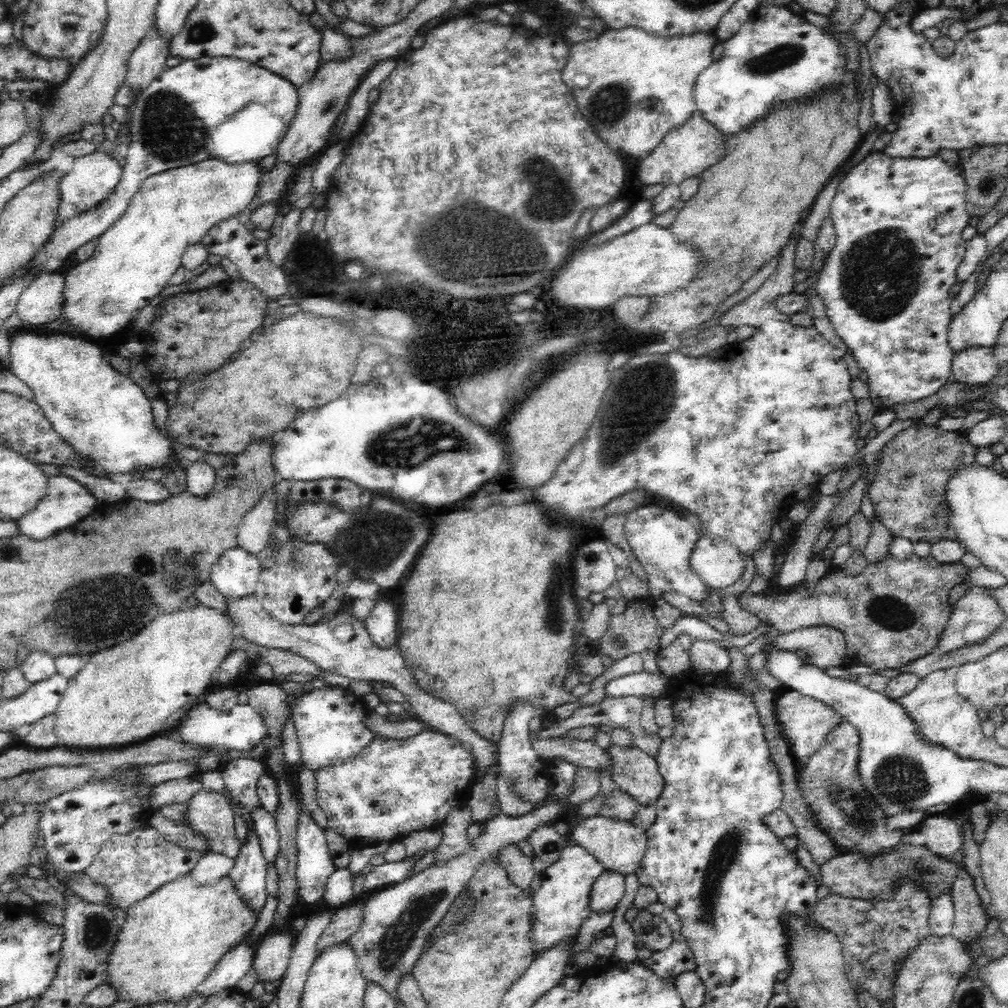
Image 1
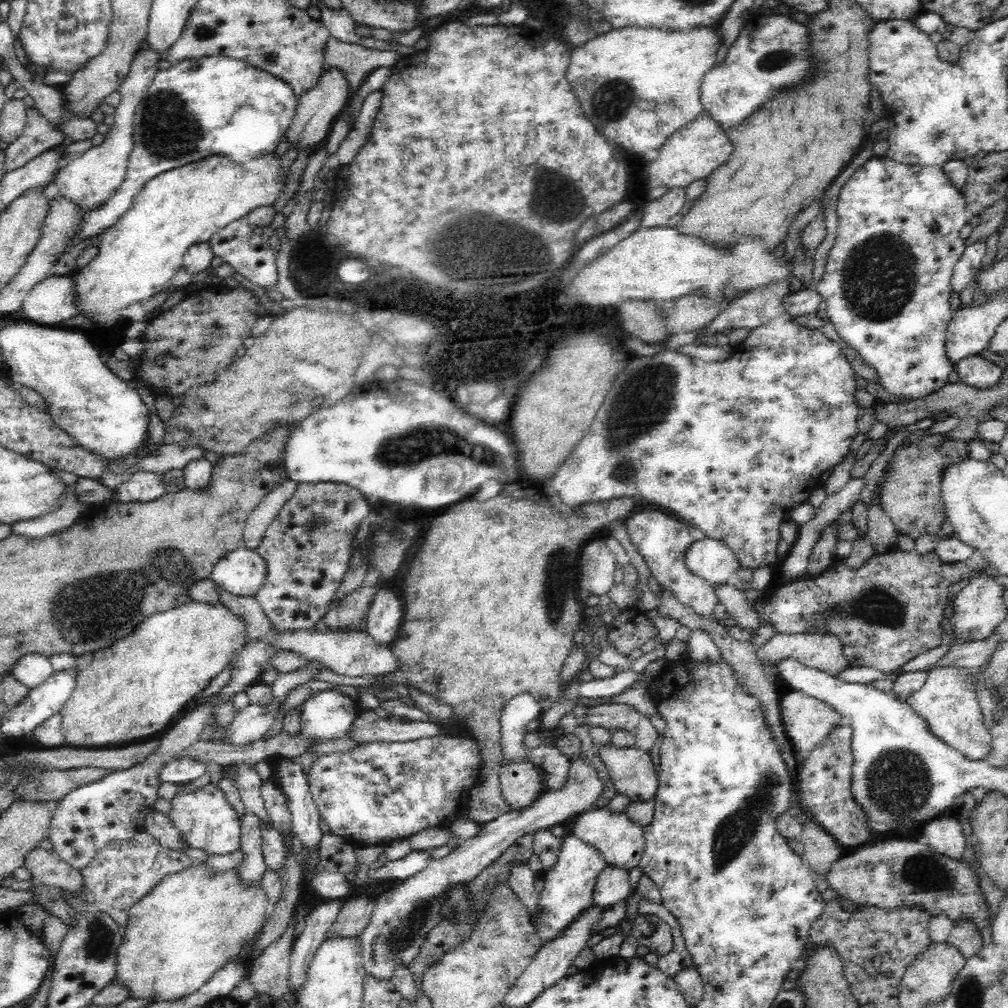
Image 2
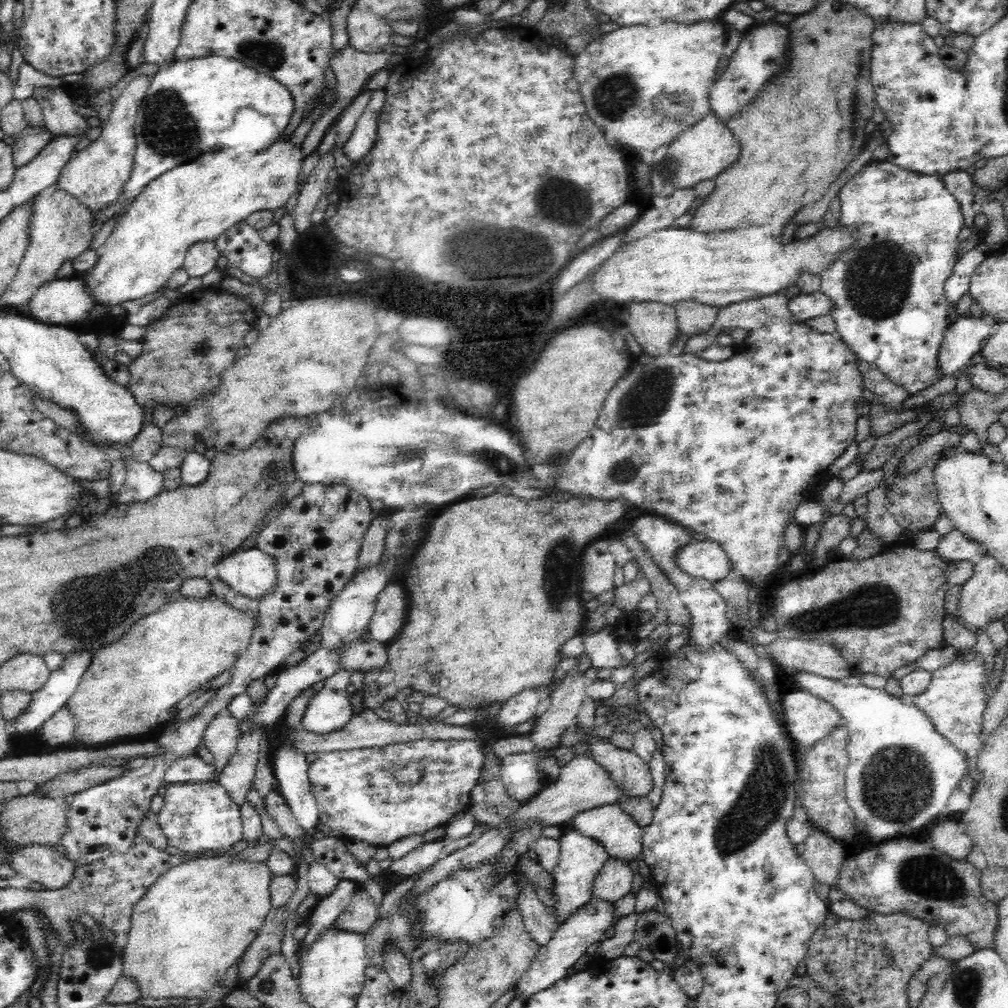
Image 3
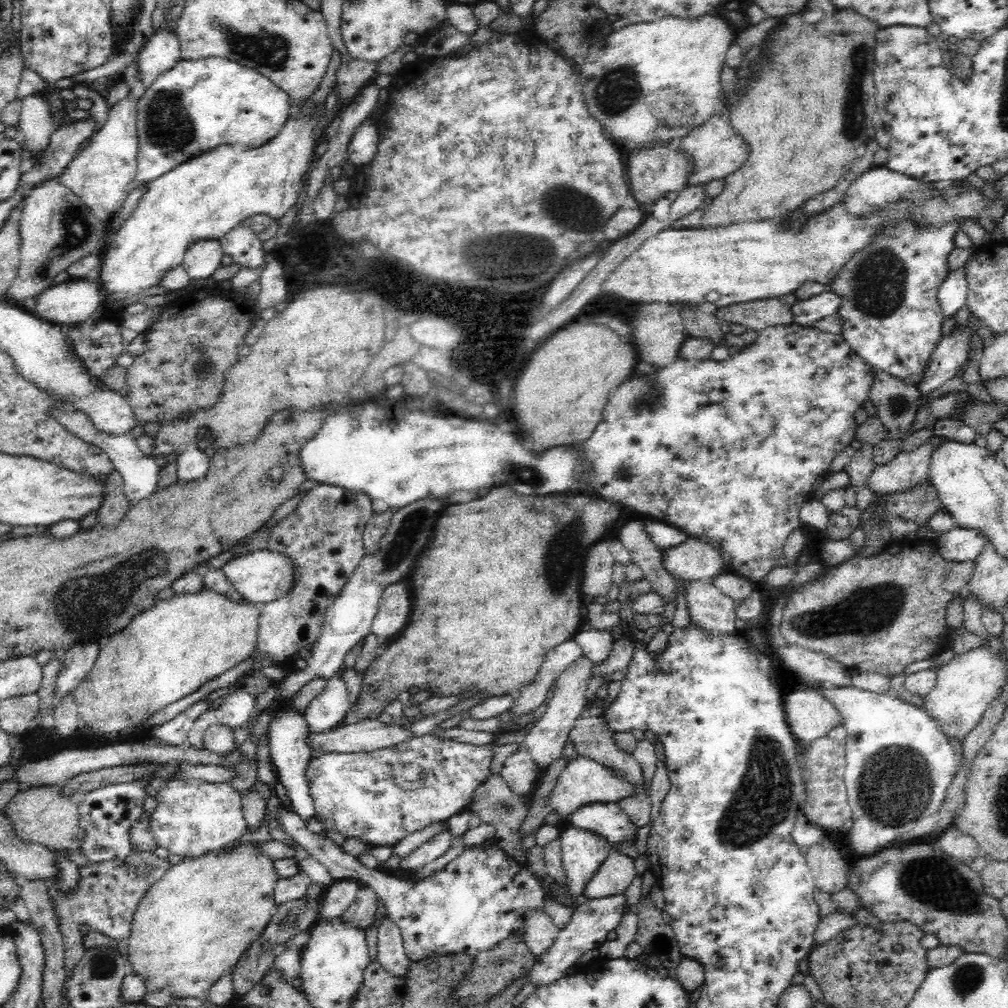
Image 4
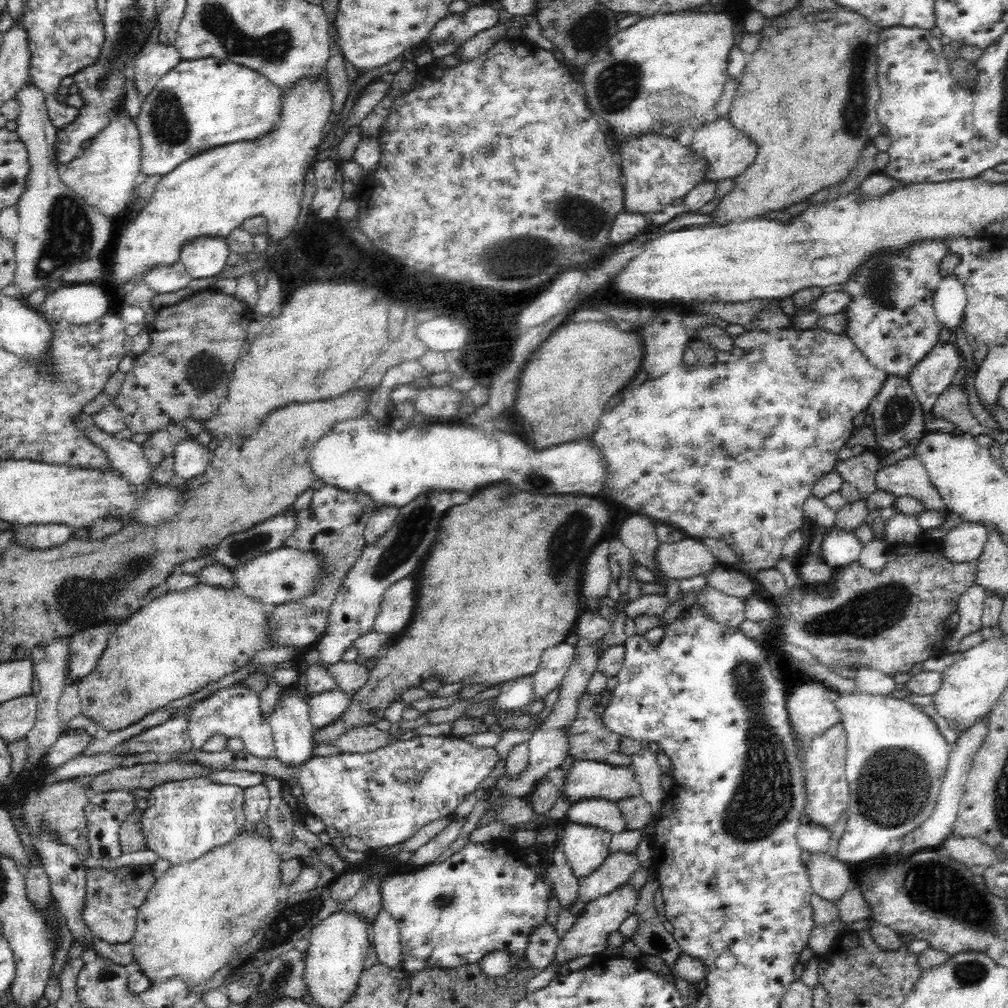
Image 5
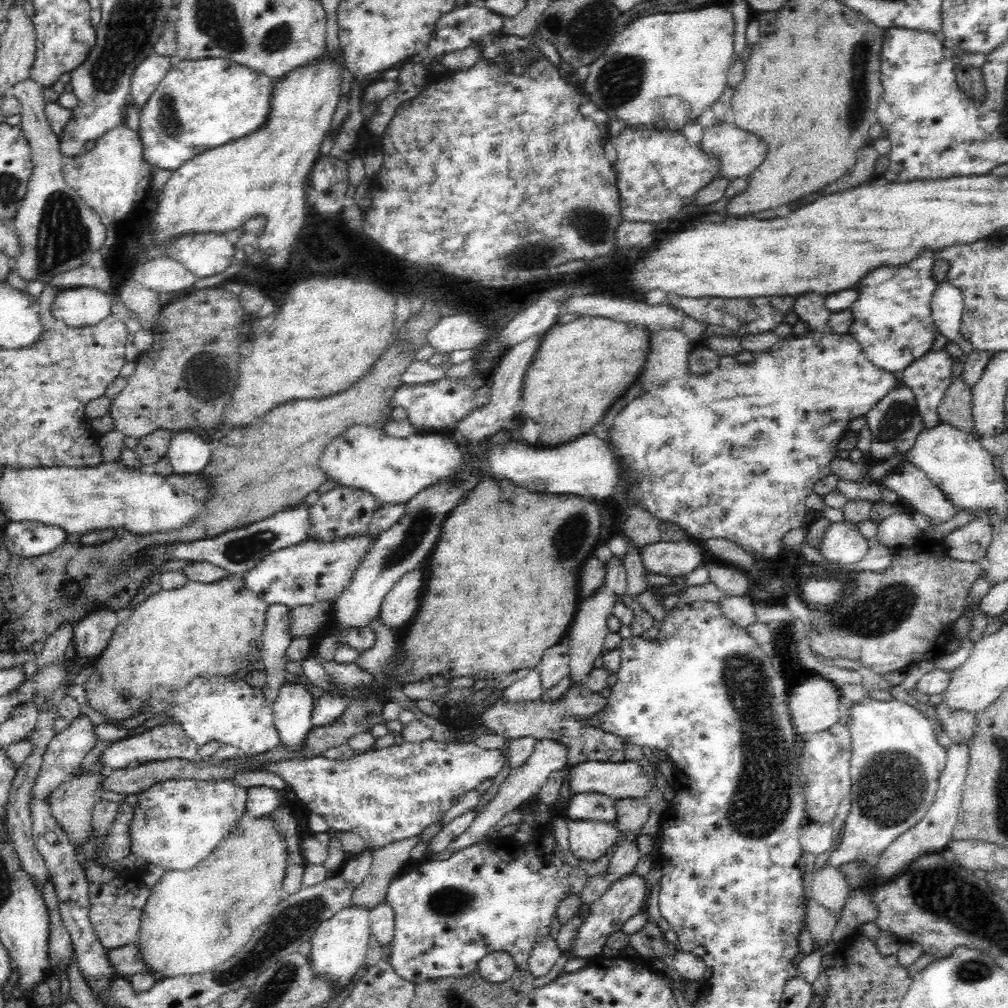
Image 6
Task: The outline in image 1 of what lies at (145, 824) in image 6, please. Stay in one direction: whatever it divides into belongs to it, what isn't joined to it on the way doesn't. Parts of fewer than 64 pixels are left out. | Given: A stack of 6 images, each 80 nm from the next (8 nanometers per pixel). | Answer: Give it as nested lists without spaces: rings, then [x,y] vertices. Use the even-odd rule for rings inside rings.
[[[200,790],[188,800],[187,820],[192,820],[196,835],[208,841],[209,850],[234,860],[239,855],[241,844],[236,838],[234,810],[222,793]]]

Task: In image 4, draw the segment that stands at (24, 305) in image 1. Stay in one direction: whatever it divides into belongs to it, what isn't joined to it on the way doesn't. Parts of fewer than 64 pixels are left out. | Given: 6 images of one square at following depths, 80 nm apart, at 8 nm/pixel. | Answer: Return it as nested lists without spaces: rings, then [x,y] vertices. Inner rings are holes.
[[[68,280],[52,285],[36,296],[37,304],[33,309],[36,317],[60,326],[78,326],[99,317],[105,304],[100,286],[85,280]]]

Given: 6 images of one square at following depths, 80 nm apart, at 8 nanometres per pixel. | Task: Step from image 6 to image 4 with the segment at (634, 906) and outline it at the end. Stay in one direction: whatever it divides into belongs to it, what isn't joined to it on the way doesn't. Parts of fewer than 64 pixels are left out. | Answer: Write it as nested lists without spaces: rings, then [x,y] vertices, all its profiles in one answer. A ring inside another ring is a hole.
[[[616,894],[616,896],[586,899],[580,902],[574,910],[570,921],[566,926],[560,929],[556,940],[551,944],[546,952],[536,958],[537,962],[533,965],[532,970],[527,973],[525,983],[533,986],[546,987],[558,980],[561,976],[569,974],[576,967],[576,961],[588,950],[599,948],[600,944],[607,940],[610,931],[614,931],[620,924],[624,914],[627,914],[628,902],[626,894]]]

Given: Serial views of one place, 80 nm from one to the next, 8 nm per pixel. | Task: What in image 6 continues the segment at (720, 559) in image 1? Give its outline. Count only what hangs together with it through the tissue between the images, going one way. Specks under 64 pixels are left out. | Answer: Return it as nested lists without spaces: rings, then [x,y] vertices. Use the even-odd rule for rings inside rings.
[[[689,537],[678,542],[660,541],[643,546],[639,552],[647,572],[668,577],[687,577],[696,568],[706,565],[704,545]]]

